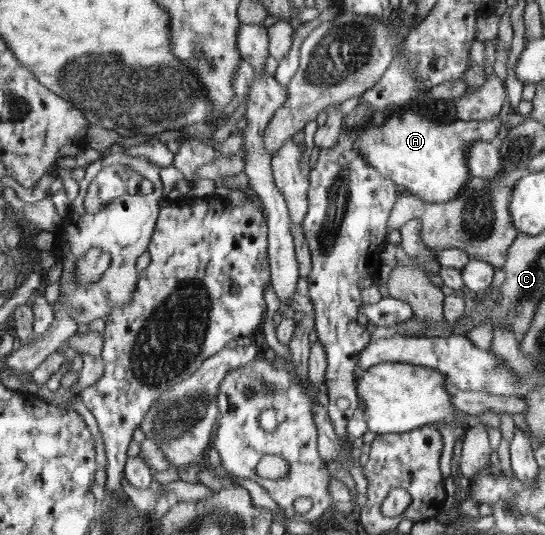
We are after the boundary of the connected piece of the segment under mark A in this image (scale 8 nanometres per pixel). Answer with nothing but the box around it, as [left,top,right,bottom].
[354,110,500,203]

